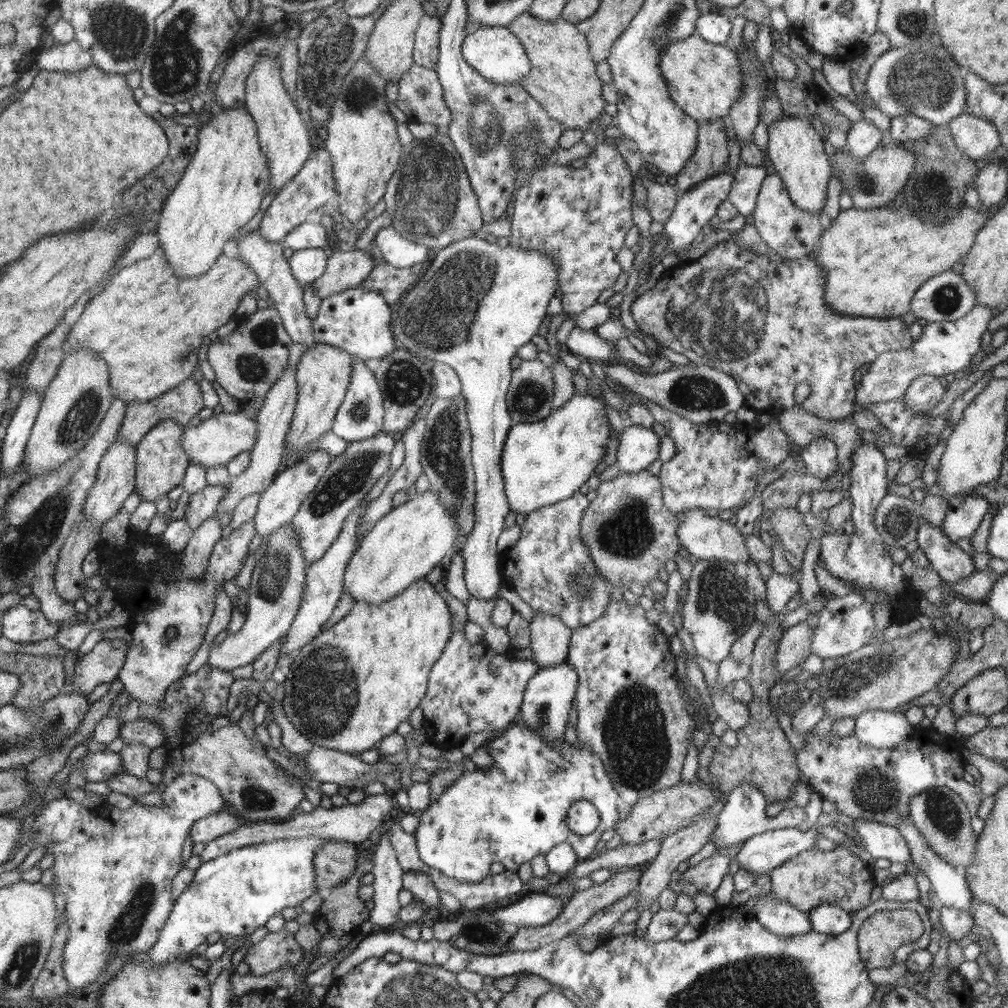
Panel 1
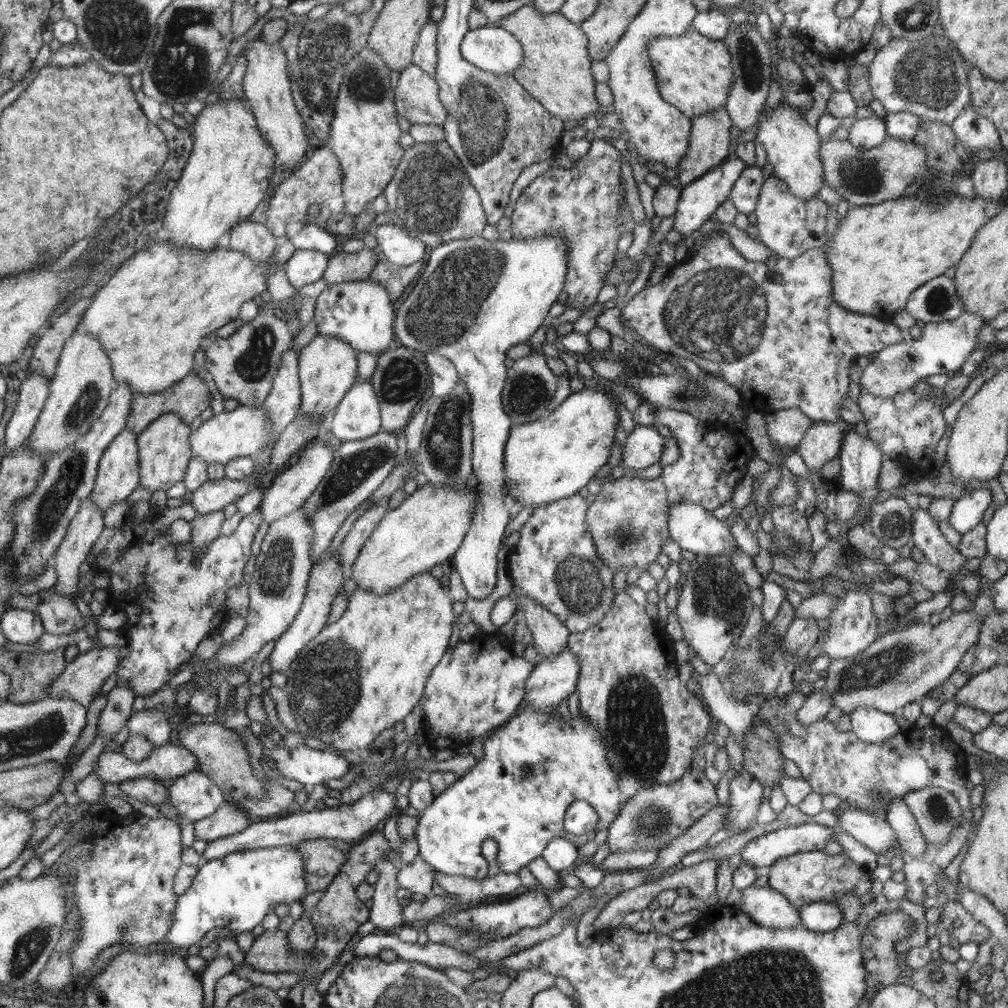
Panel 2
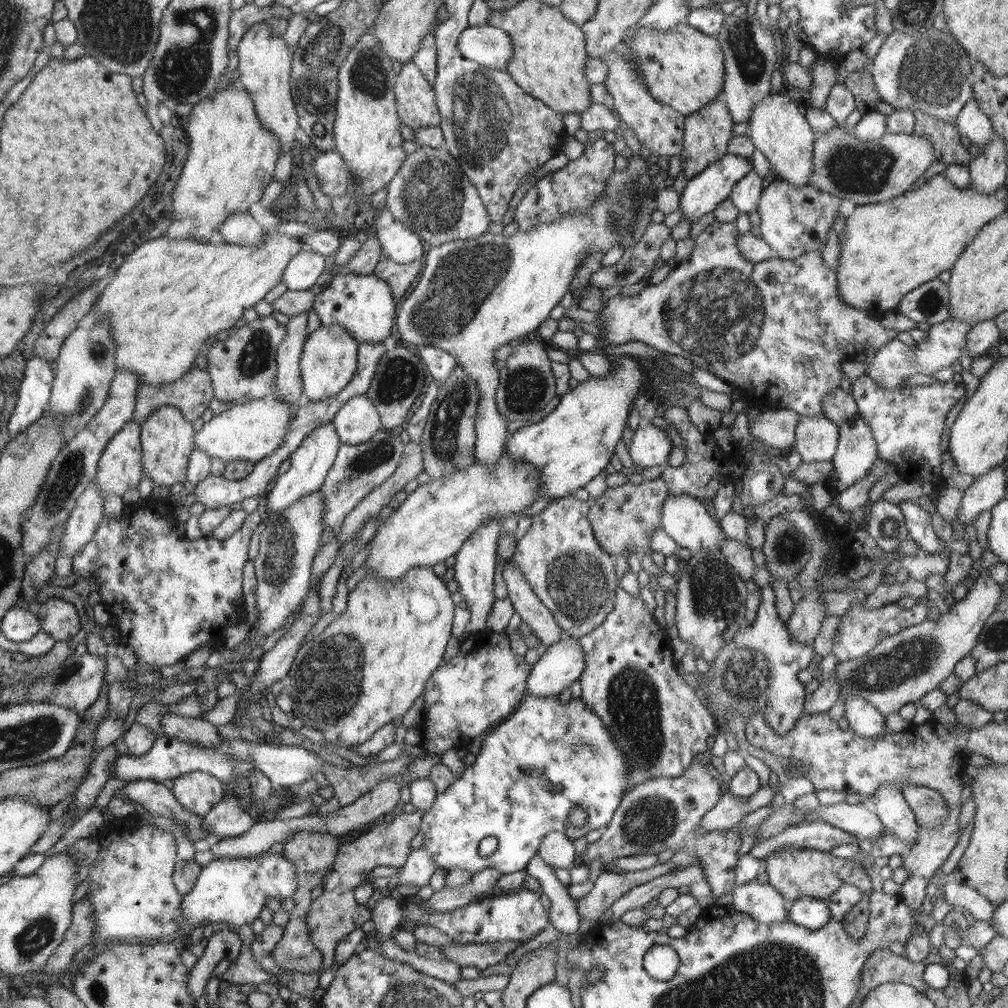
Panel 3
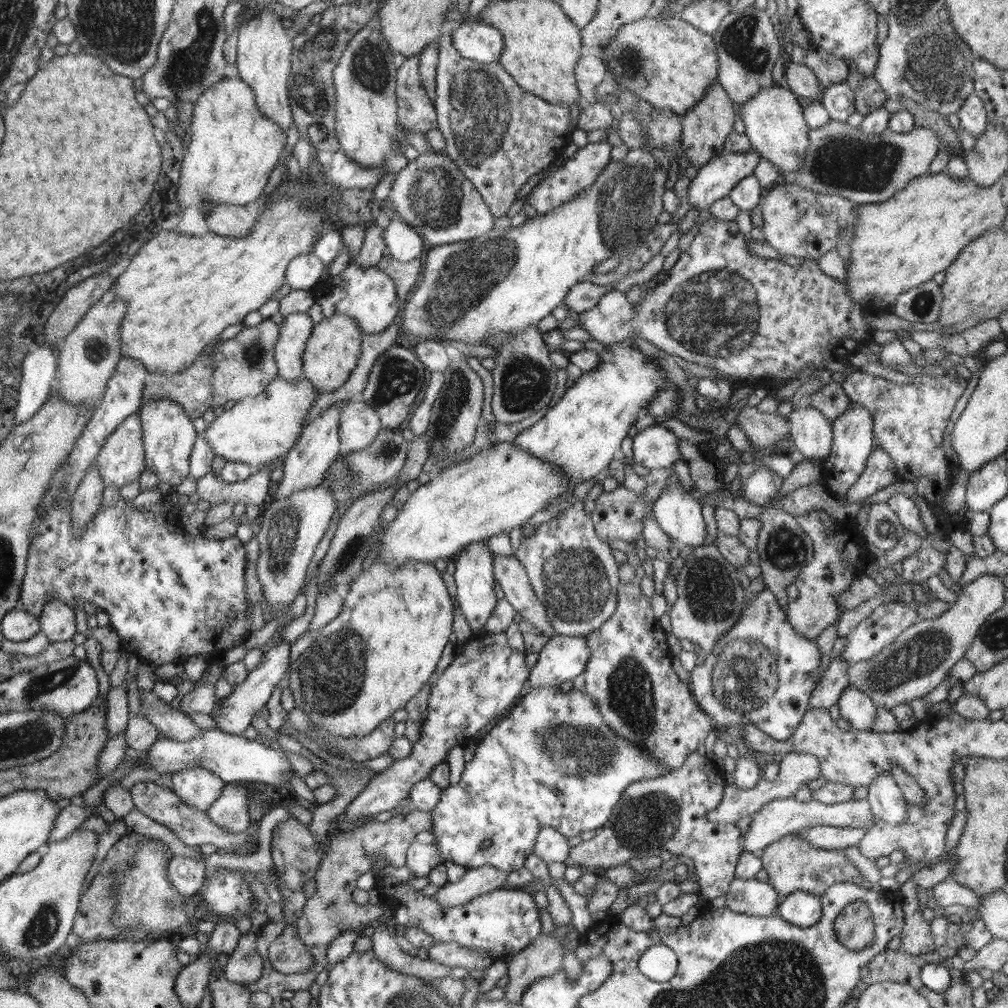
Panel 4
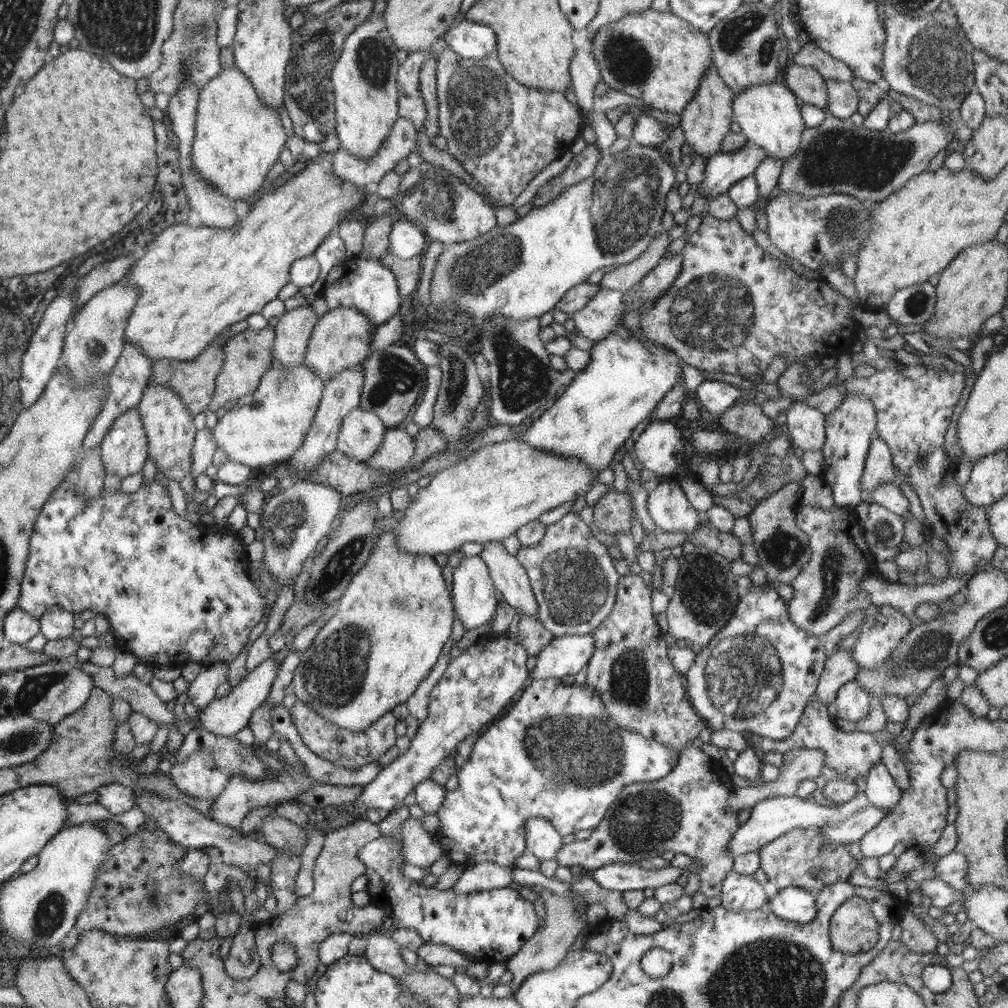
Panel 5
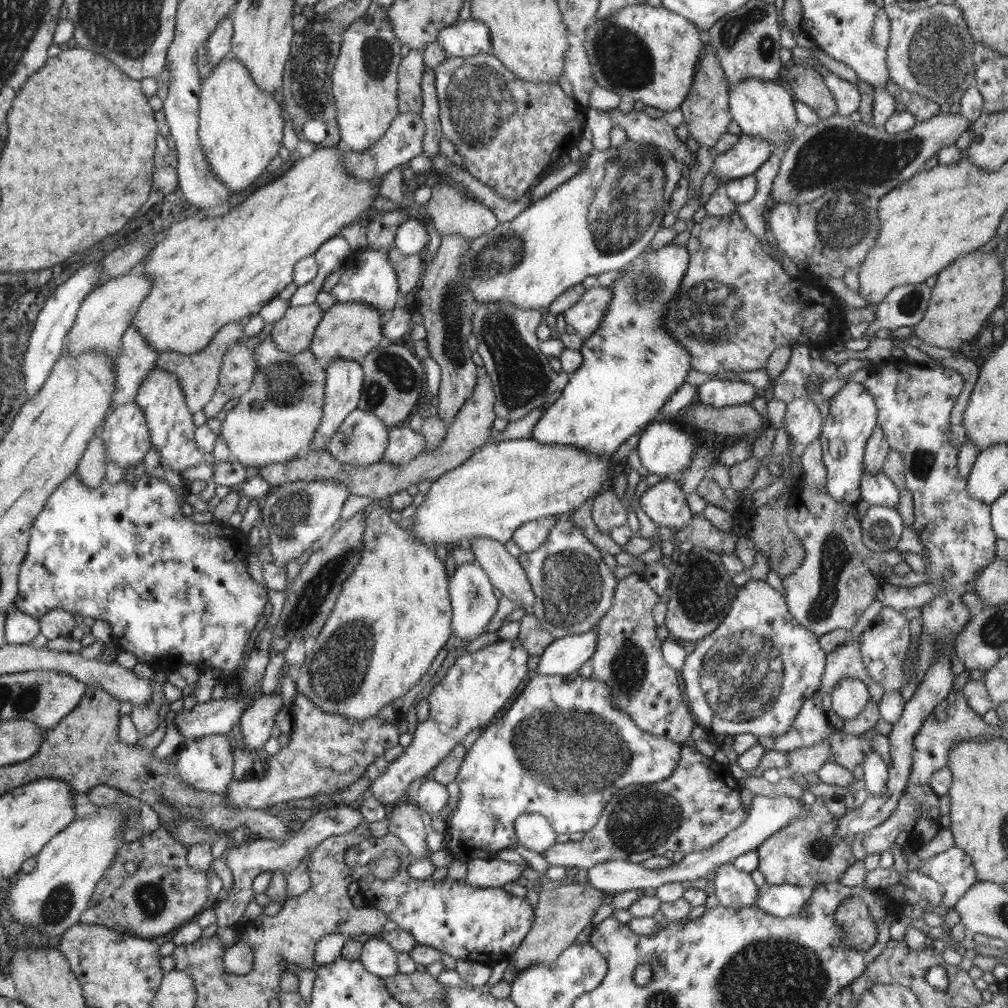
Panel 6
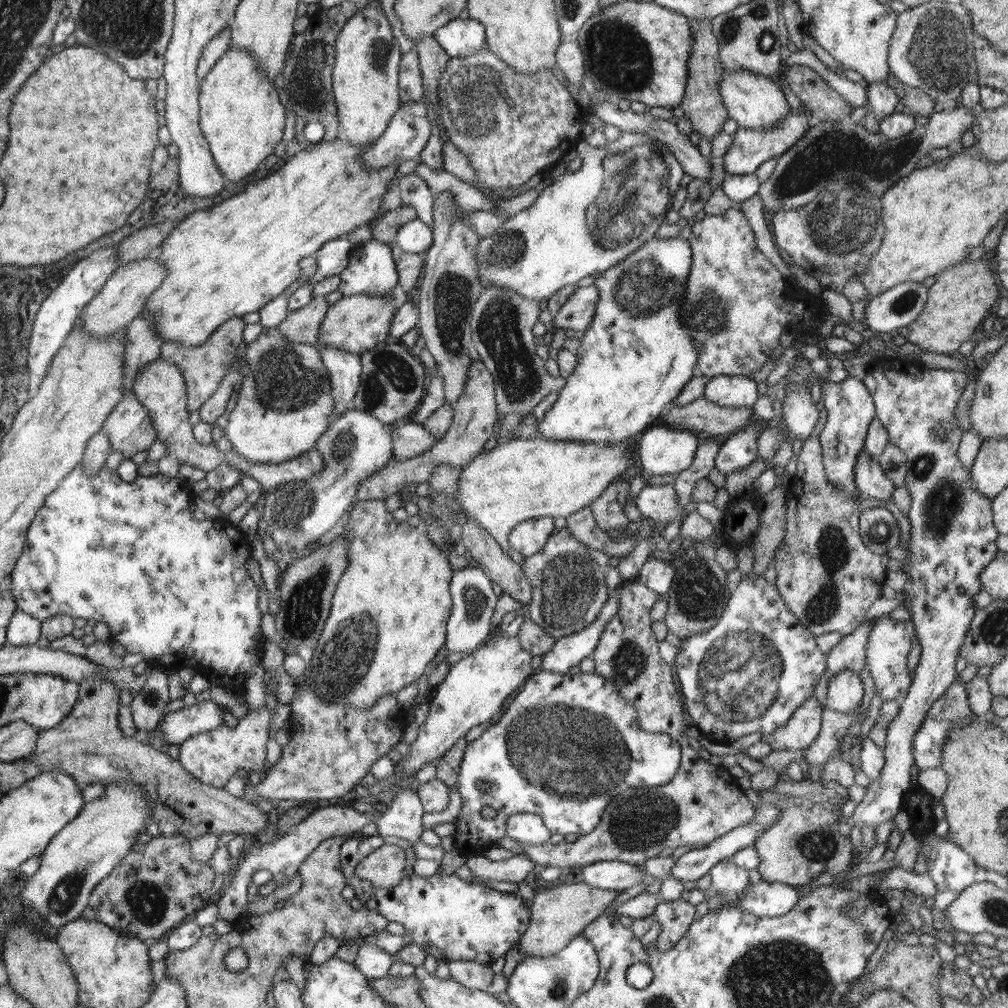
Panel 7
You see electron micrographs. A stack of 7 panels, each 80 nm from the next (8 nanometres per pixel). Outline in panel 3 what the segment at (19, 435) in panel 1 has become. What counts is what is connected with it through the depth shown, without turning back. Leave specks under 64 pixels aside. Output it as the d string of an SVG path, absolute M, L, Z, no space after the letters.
M33 354L28 358L23 379L19 386L19 395L8 430L11 438L26 430L36 422L42 413L49 410L51 390L55 374L46 360L36 358Z

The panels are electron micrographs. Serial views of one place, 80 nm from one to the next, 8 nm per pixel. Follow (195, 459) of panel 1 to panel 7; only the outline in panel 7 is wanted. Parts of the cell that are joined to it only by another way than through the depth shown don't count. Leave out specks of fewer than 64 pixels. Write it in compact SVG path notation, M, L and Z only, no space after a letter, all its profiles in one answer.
M279 327L263 328L258 338L248 344L246 363L248 369L239 390L236 407L230 412L224 433L232 448L241 457L255 463L281 463L299 457L315 448L320 435L329 427L334 414L334 399L331 395L331 380L323 366L320 352L306 343L291 343Z

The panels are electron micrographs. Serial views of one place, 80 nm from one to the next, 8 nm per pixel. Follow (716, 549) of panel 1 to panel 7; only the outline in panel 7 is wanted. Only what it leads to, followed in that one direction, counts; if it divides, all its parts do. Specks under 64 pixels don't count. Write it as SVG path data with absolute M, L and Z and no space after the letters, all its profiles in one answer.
M647 485L636 496L636 507L642 513L642 516L647 517L652 523L662 523L664 526L672 520L680 519L682 512L686 516L687 510L678 505L678 495L674 490L673 485Z

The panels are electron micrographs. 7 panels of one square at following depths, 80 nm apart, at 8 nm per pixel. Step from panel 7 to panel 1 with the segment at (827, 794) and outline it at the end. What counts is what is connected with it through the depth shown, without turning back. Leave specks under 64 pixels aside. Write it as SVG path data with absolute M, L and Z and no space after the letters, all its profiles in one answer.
M836 845L831 852L812 848L770 871L771 890L768 894L770 898L790 903L805 913L823 904L836 905L851 913L871 903L870 893L876 885L873 870L842 845Z

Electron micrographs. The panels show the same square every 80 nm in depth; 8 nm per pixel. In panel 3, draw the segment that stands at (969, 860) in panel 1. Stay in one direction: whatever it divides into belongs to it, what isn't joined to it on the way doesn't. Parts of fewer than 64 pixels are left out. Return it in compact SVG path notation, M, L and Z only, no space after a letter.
M904 784L901 793L922 828L934 830L945 821L949 810L943 796L937 790Z

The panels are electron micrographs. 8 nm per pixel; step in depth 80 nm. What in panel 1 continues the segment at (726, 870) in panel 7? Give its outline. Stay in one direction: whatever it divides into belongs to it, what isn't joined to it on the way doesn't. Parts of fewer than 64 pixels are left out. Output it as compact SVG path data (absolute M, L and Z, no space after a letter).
M769 894L760 897L752 911L764 928L777 935L801 935L812 931L808 913L790 903L772 899Z

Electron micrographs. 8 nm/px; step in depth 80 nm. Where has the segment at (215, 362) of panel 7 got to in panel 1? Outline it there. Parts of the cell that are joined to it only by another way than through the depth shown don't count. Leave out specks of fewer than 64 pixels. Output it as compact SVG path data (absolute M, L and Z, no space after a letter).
M188 378L155 399L128 403L118 437L122 437L129 445L136 448L142 437L161 420L172 419L175 423L178 423L178 426L185 428L188 426L188 422L204 407L199 383L192 378Z

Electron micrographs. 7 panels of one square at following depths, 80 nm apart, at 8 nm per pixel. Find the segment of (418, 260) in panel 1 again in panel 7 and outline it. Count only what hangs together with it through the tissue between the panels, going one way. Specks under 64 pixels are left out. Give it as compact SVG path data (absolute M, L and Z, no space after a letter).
M415 219L398 230L395 243L403 252L424 255L433 245L433 233L422 220Z

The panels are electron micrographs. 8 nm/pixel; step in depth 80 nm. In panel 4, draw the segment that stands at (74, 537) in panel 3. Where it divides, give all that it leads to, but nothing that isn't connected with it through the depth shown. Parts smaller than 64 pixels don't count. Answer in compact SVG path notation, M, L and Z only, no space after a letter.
M94 462L89 466L71 500L73 533L77 537L85 533L86 525L91 524L92 517L103 504L104 488L105 484L100 476L97 462Z

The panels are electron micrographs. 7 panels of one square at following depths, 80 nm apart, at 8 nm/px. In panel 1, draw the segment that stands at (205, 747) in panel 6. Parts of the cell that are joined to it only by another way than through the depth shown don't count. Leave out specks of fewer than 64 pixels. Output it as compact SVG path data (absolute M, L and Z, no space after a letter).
M187 771L184 773L178 773L178 776L172 780L172 783L166 786L161 797L165 804L164 808L148 809L148 806L142 803L135 803L132 806L130 805L130 807L125 810L112 806L110 812L104 810L108 816L100 820L100 814L98 814L98 812L102 812L102 810L96 811L94 808L88 809L64 796L61 799L56 799L48 803L48 805L36 815L36 819L30 830L30 838L33 837L34 839L34 848L32 850L46 847L47 850L44 856L50 854L54 857L54 863L52 866L52 869L54 869L55 872L54 888L60 898L61 911L64 912L63 918L69 924L69 933L64 947L62 966L64 980L68 982L72 994L78 994L82 988L87 987L96 981L101 975L100 972L102 972L102 967L110 962L110 959L115 956L118 956L119 954L130 954L131 956L134 956L134 954L141 954L152 948L152 945L156 942L159 932L166 924L172 907L174 906L171 891L173 887L173 878L181 869L183 845L190 833L192 825L199 818L211 815L212 813L217 813L220 809L226 807L224 798L222 798L219 790L216 789L216 786L214 786L210 780L206 780L206 778L196 776Z

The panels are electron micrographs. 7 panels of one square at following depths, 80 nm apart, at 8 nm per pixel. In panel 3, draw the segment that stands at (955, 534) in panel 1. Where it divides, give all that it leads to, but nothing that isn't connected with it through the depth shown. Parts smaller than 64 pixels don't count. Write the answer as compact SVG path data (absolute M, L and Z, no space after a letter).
M1003 463L975 477L974 483L963 490L958 522L972 528L978 515L990 513L991 509L1005 498L1005 494L1006 475Z

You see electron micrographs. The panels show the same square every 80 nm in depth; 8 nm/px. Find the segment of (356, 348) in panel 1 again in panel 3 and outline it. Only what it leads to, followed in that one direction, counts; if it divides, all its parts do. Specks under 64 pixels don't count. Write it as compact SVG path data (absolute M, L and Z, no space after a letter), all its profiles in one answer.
M338 274L332 282L315 296L313 310L318 314L322 325L344 325L360 343L382 343L395 323L396 302L384 280L373 274Z

